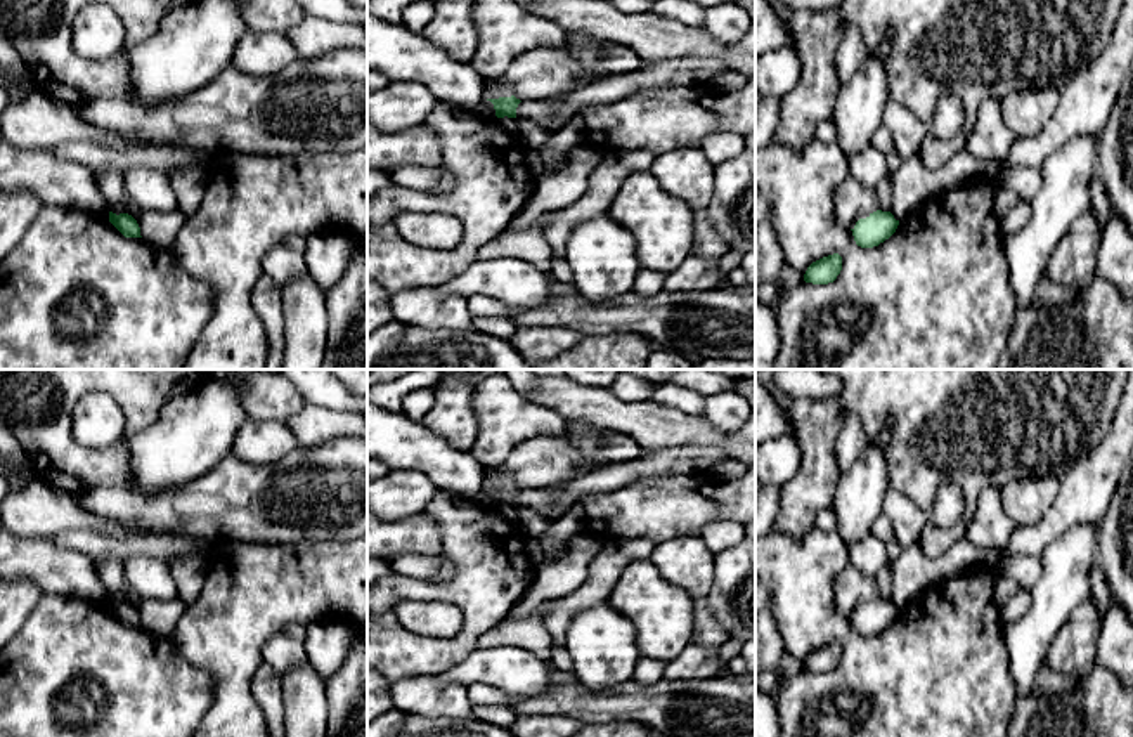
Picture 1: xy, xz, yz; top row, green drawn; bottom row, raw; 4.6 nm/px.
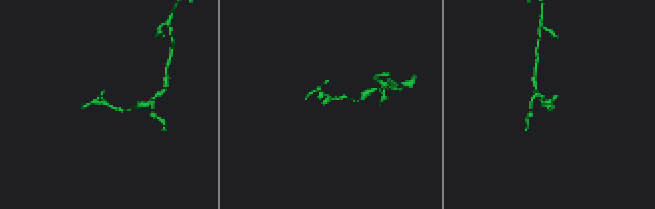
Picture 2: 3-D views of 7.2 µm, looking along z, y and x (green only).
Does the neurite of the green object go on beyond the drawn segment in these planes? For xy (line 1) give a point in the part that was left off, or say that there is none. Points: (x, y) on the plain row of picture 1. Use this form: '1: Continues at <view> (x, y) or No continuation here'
1: No continuation here

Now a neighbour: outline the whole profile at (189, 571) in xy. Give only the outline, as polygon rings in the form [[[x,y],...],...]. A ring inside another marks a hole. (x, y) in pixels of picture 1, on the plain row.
[[[180,555],[166,562],[177,584],[177,598],[191,605],[201,593],[206,579],[208,558]]]

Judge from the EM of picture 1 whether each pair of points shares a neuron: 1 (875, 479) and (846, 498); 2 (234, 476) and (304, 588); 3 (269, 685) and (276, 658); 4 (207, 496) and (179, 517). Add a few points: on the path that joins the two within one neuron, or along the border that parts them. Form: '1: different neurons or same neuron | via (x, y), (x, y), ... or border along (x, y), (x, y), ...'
1: same neuron | via (868, 482), (853, 498)
2: different neurons | border along (236, 540), (269, 543), (316, 541)
3: different neurons | border along (264, 661), (279, 675)
4: same neuron | via (200, 503), (186, 510)

